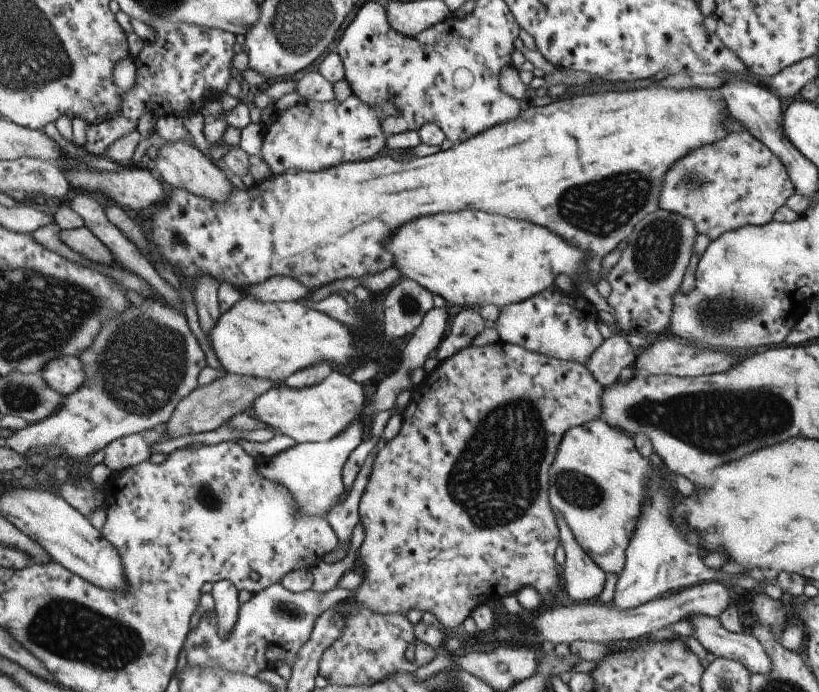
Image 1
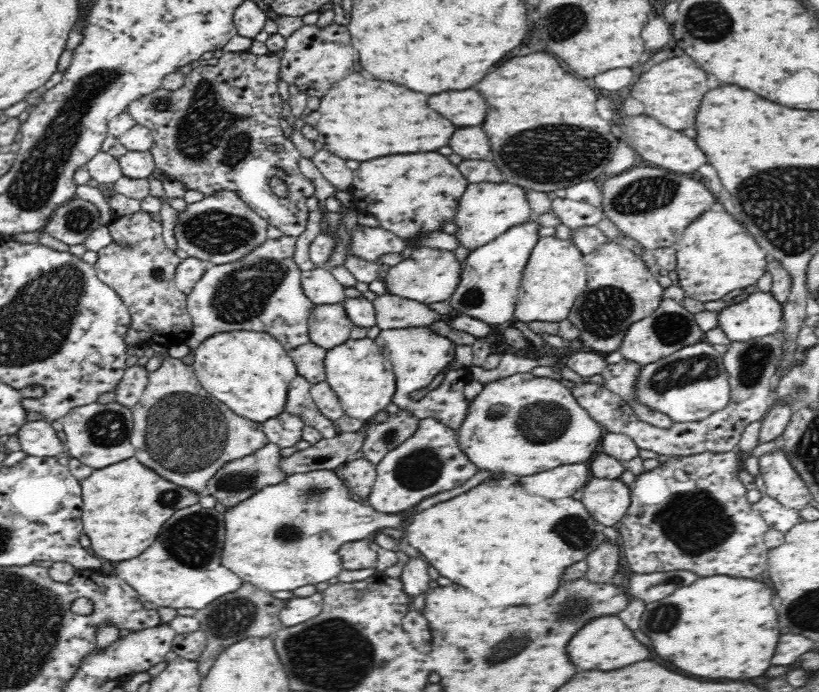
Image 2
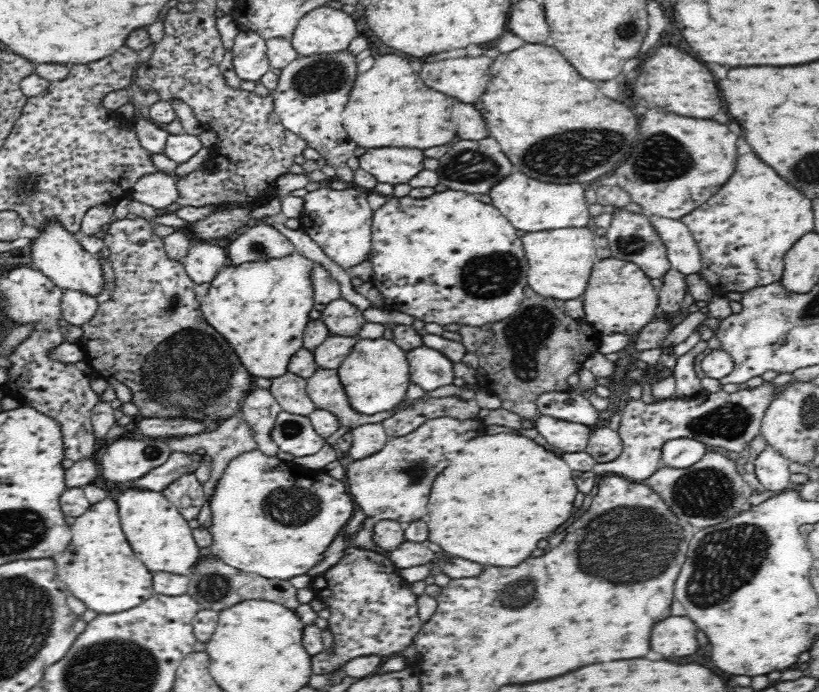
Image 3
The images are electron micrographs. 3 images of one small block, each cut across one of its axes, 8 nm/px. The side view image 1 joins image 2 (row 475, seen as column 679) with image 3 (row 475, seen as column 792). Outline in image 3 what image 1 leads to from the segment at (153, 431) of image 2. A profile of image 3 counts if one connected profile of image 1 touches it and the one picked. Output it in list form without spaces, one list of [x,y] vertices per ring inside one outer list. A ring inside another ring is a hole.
[[[188,472],[168,484],[162,494],[176,506],[186,521],[198,519],[201,508],[208,504],[204,499],[204,487],[196,479],[194,472]]]

